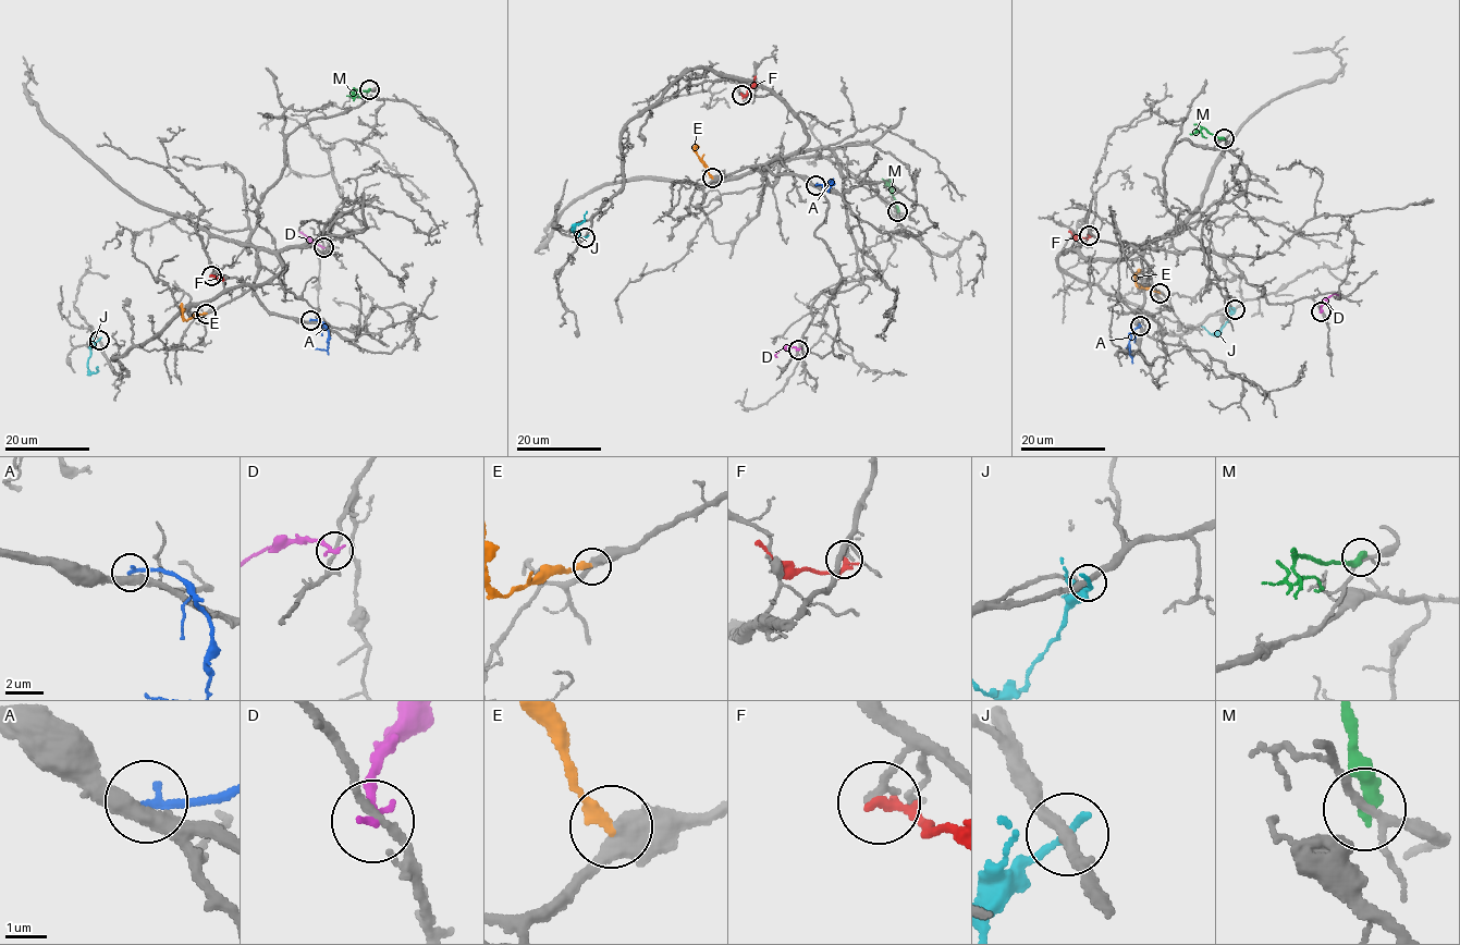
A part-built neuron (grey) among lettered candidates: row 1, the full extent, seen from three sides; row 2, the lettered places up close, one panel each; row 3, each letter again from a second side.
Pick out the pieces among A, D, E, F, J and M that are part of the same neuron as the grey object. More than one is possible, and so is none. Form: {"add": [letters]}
{"add": []}

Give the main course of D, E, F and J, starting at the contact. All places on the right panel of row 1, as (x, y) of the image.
D: (1321, 313), (1323, 303), (1332, 295), (1338, 295)
E: (1160, 293), (1139, 287), (1135, 274), (1140, 269)
F: (1089, 234), (1083, 237), (1068, 231)
J: (1234, 309), (1219, 332), (1213, 335), (1201, 326)

